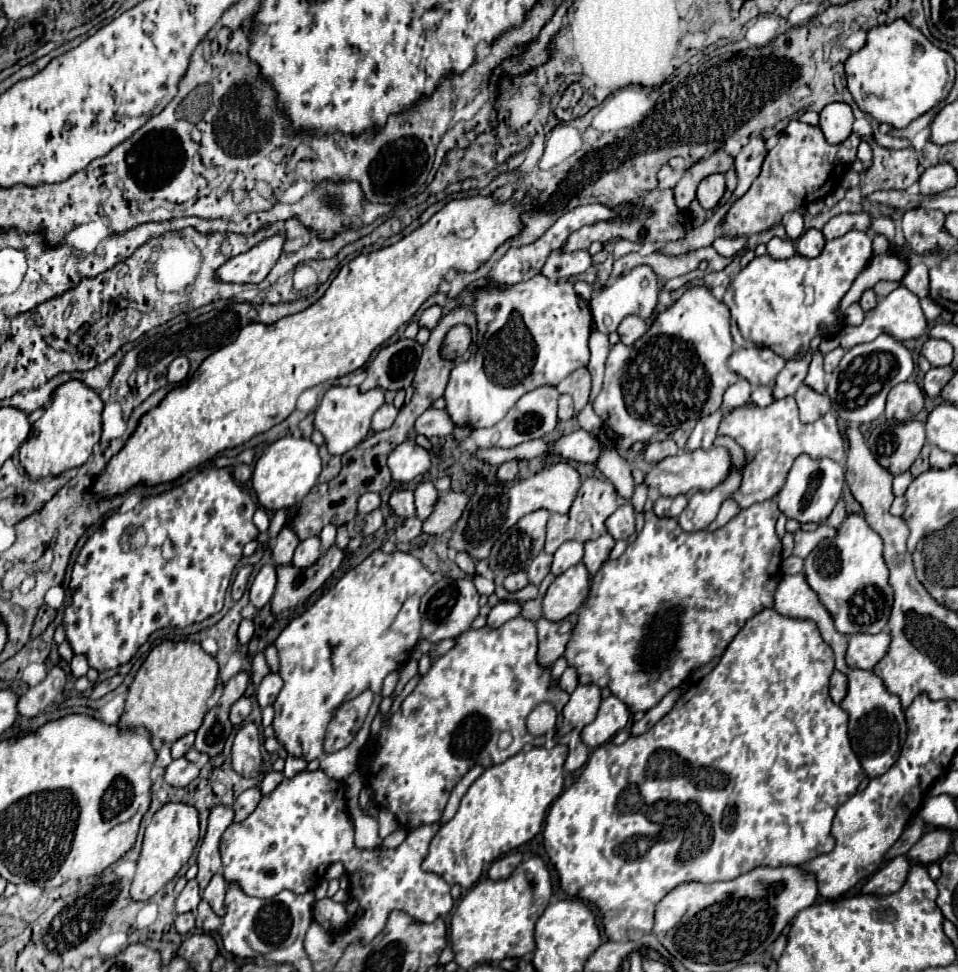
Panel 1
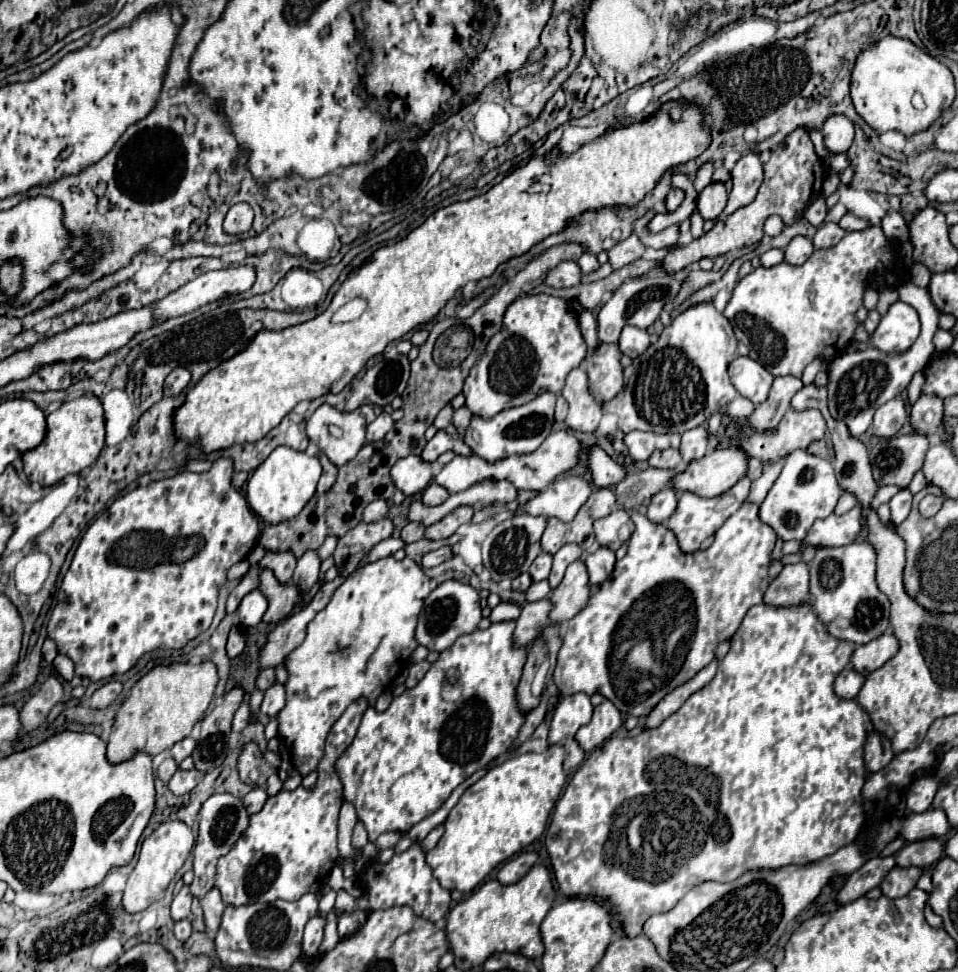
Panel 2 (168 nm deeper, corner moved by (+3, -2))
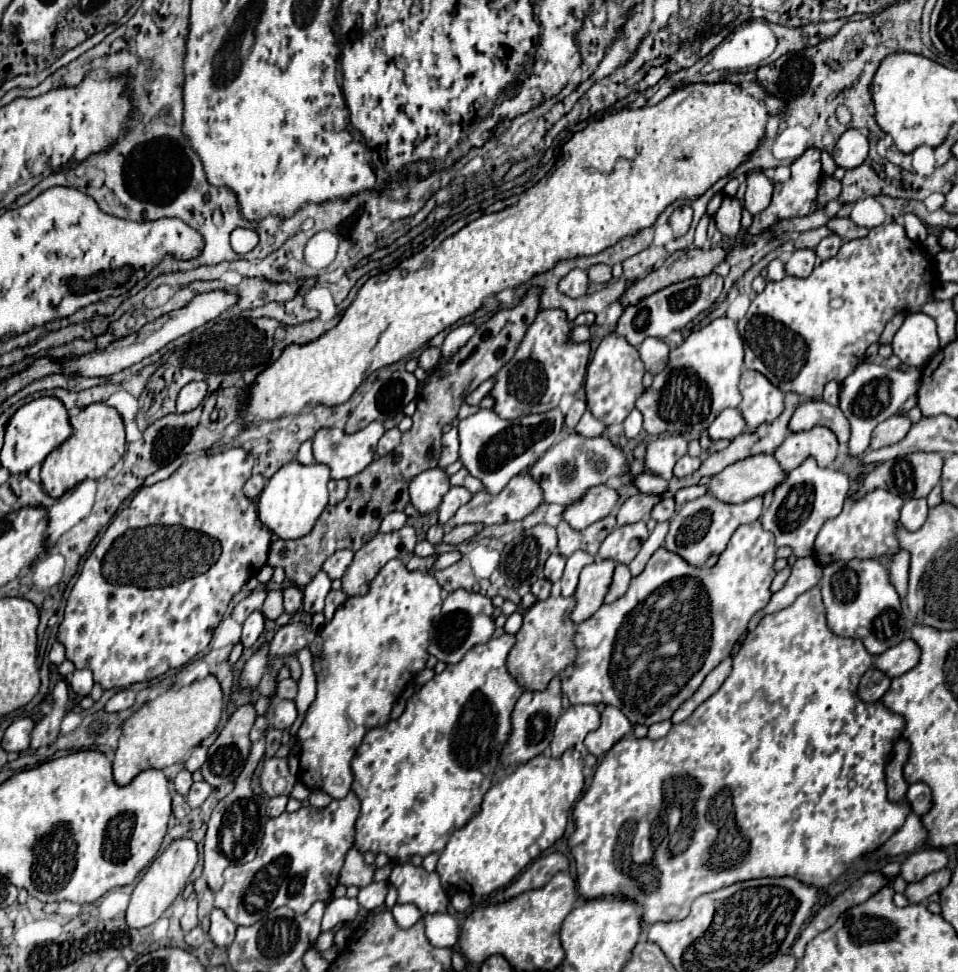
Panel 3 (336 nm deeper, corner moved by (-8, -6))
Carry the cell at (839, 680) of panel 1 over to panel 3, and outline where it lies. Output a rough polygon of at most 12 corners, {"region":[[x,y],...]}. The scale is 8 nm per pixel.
{"region":[[870,667],[858,687],[860,699],[878,701],[890,687],[876,667]]}

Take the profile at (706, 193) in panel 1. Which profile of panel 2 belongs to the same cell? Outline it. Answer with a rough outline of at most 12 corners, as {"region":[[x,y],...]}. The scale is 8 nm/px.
{"region":[[723,183],[707,185],[697,199],[703,219],[715,221],[727,205]]}

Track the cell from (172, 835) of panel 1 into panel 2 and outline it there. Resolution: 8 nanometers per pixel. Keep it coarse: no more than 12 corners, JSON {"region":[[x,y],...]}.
{"region":[[181,821],[143,841],[123,909],[139,913],[161,897],[195,843]]}

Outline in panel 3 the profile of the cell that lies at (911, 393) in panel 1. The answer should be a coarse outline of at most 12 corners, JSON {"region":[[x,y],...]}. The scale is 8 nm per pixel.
{"region":[[896,413],[874,429],[870,447],[896,445],[912,421]]}

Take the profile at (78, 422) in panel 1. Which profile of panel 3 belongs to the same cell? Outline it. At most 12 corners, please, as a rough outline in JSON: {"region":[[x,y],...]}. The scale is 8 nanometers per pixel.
{"region":[[92,403],[42,463],[60,497],[100,479],[126,451],[116,409]]}

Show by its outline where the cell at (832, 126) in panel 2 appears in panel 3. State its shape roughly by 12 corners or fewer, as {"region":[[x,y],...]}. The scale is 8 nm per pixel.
{"region":[[848,129],[832,151],[836,165],[858,167],[868,157],[868,139]]}

